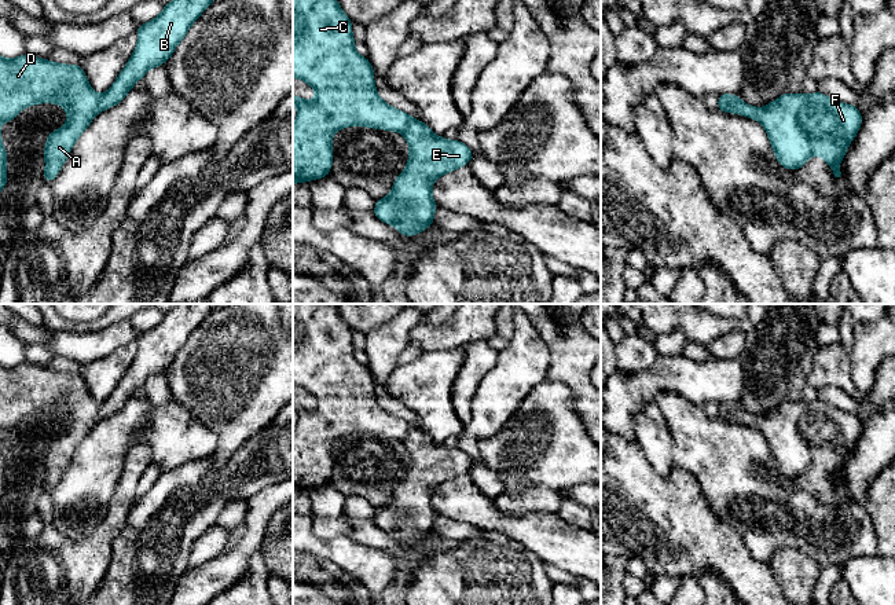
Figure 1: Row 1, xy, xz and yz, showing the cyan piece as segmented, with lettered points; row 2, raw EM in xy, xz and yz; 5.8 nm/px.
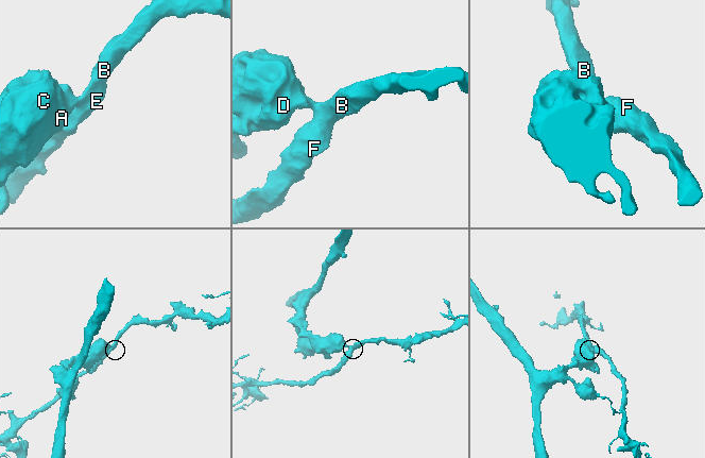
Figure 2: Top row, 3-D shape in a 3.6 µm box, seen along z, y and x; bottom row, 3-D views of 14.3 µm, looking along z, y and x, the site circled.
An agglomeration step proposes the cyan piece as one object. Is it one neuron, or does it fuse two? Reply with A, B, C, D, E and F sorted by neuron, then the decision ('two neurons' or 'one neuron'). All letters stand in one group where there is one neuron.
groups A C D / B E F; two neurons

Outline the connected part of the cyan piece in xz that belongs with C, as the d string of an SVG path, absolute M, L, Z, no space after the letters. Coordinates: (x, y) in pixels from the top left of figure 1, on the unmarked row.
M293 304L293 385L309 392L316 402L311 410L293 402L298 417L293 432L293 492L329 484L335 439L370 434L403 441L412 428L378 404L373 374L355 359L352 329L334 305Z

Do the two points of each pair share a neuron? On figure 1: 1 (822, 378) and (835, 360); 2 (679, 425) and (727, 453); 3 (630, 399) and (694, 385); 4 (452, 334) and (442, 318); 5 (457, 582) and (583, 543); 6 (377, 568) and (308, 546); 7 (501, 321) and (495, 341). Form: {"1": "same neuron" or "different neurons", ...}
{"1": "same neuron", "2": "same neuron", "3": "same neuron", "4": "different neurons", "5": "different neurons", "6": "same neuron", "7": "same neuron"}

